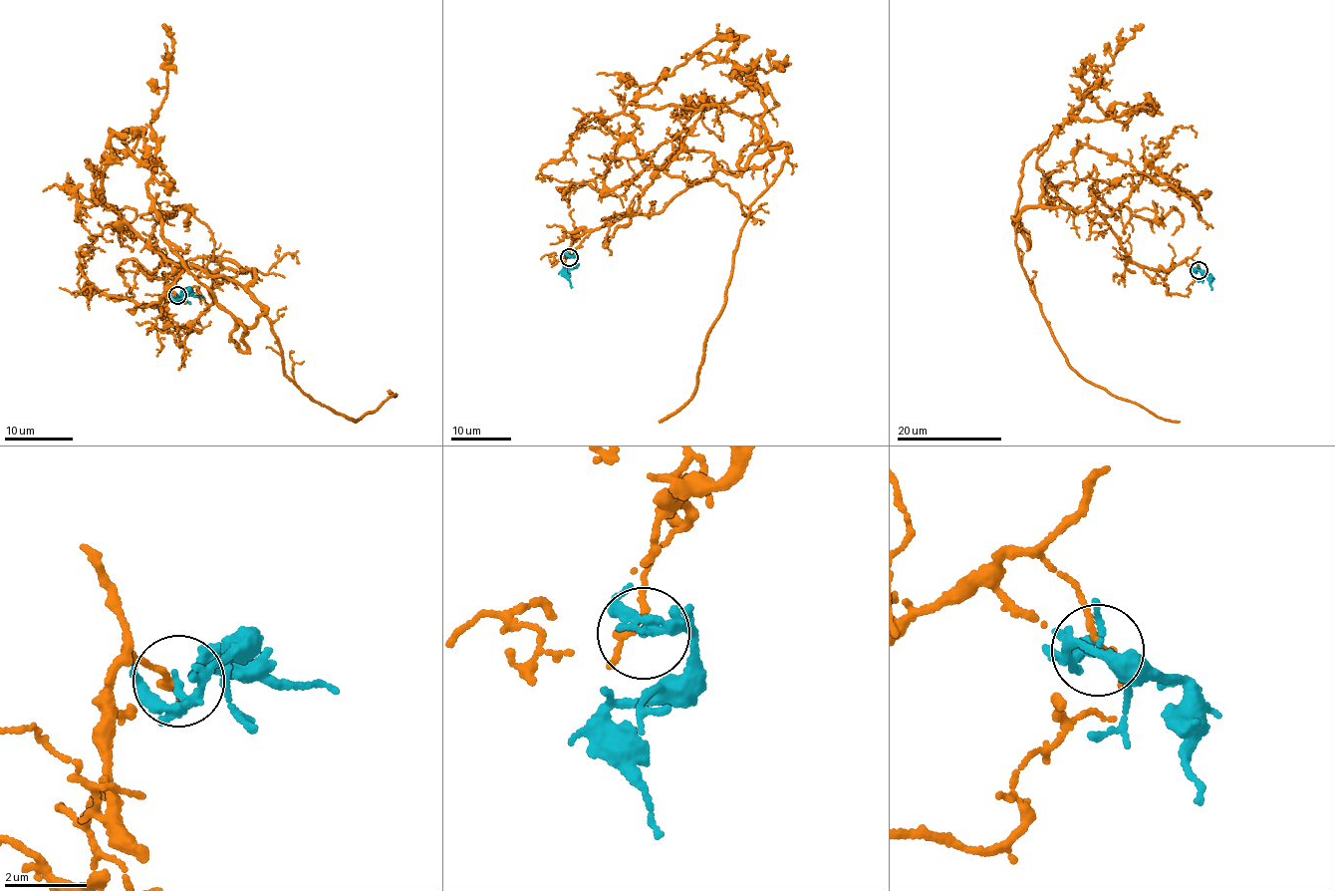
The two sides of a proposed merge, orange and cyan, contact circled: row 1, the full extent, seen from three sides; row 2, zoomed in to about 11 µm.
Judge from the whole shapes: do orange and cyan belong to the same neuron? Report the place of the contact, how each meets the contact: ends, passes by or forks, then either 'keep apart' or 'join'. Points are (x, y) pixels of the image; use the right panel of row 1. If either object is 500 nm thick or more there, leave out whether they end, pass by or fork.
place (1199, 270); orange ends; cyan forks; keep apart

